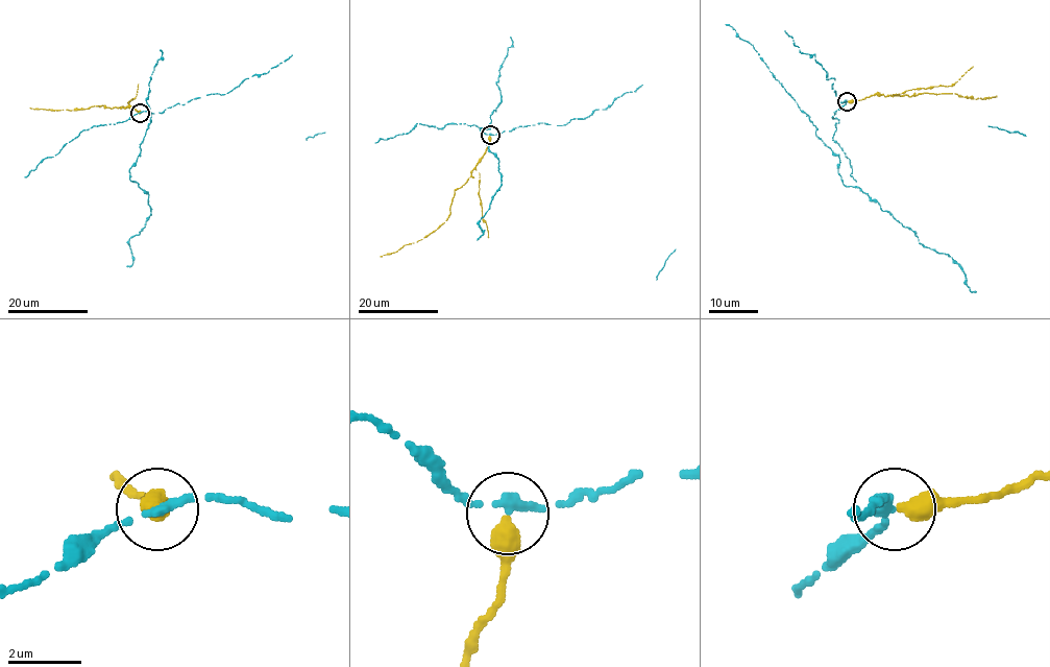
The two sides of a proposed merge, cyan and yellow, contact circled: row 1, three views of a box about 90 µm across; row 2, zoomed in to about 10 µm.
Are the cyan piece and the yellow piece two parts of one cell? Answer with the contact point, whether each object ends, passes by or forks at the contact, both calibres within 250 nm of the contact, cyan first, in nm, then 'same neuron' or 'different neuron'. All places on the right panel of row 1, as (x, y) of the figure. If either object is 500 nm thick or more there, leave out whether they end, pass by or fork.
place (847, 101); cyan passes by; yellow ends; calibres 220 and 420 nm; different neuron

